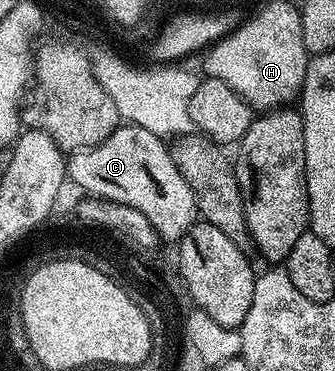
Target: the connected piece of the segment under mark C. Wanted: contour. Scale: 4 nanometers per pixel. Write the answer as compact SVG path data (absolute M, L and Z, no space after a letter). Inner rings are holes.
M131 123L121 124L115 131L104 140L101 145L94 149L81 149L71 154L72 158L66 161L66 177L72 181L77 190L96 197L105 197L108 201L126 203L134 207L134 211L142 211L146 219L150 221L150 227L154 227L157 238L161 242L179 242L181 237L186 235L189 227L196 224L198 214L196 211L196 196L194 191L182 179L182 171L174 167L171 148L166 144L165 138L154 135L142 127Z

